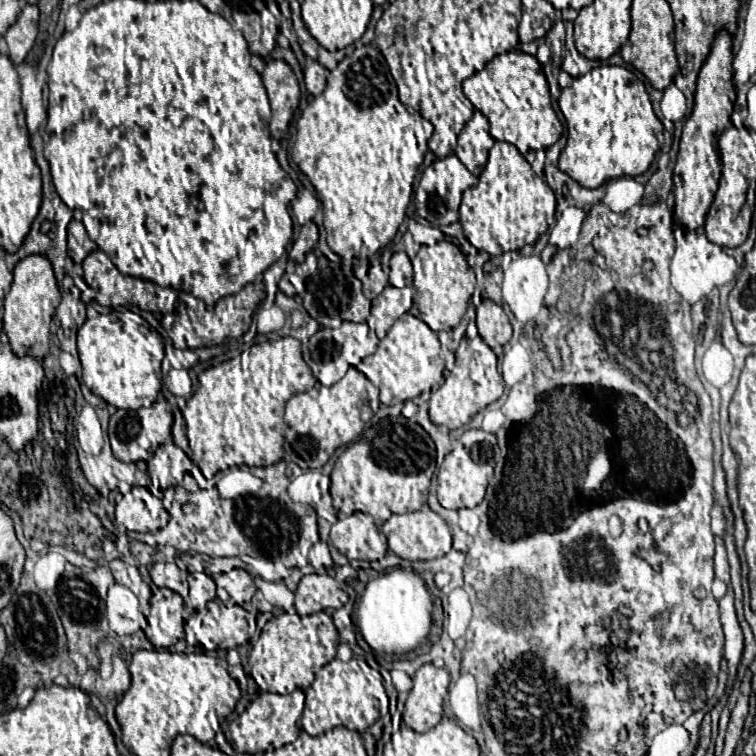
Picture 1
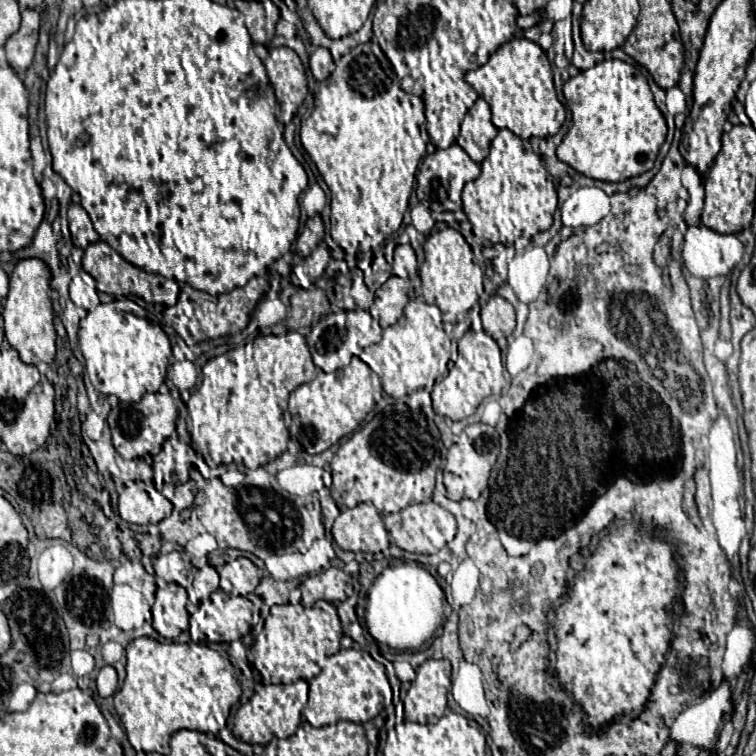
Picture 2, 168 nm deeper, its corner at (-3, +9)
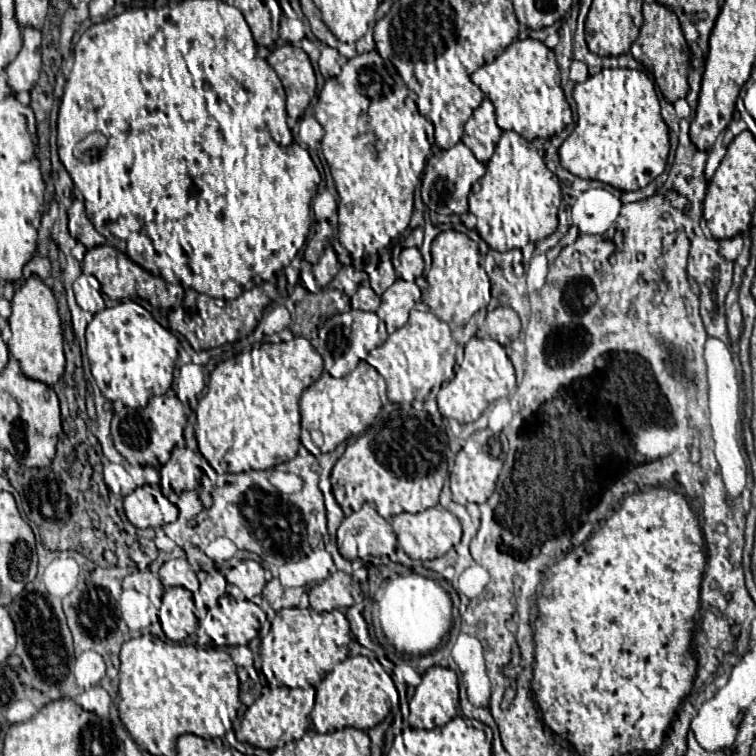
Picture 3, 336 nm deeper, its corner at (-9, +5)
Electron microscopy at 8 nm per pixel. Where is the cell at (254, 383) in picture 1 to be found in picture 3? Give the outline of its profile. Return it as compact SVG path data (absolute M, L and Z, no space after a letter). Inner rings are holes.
M294 337L288 343L262 343L249 353L241 353L218 363L210 373L208 393L198 401L196 407L197 421L194 429L201 454L207 461L209 456L211 460L216 457L228 473L266 471L294 459L301 445L300 395L310 383L314 383L314 379L322 375L322 371L322 357L304 337Z

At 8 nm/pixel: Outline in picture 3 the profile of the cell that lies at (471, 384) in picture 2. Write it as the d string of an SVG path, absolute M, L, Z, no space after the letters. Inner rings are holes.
M472 337L464 347L464 361L456 369L456 377L442 385L438 393L438 407L442 417L458 419L460 423L476 421L484 409L500 397L506 397L510 389L516 387L514 367L504 351L504 347L494 339Z

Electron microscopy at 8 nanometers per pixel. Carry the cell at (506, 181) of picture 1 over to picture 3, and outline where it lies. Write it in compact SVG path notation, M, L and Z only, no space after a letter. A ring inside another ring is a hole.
M504 131L492 159L486 163L486 175L472 185L468 210L476 215L478 235L496 251L522 249L526 243L542 241L558 227L558 207L562 201L558 177L546 167L532 143L514 131Z

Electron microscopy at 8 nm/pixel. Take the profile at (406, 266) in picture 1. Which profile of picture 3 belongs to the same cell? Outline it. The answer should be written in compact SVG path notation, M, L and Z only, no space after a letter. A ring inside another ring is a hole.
M416 247L403 248L399 256L401 269L398 276L406 281L415 281L423 275L424 260L420 250Z

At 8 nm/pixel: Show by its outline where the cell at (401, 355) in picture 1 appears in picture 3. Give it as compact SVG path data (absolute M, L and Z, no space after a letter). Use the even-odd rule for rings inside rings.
M414 307L414 311L410 311L408 323L394 331L384 345L372 349L366 361L386 379L388 399L392 403L412 403L414 399L422 401L434 385L454 377L454 347L456 341L450 335L448 323L430 311L420 311Z

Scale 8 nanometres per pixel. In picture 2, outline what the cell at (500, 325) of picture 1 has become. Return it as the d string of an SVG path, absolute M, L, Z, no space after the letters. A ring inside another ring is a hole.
M490 297L488 303L482 307L482 327L496 341L508 337L516 327L514 307L504 297Z

